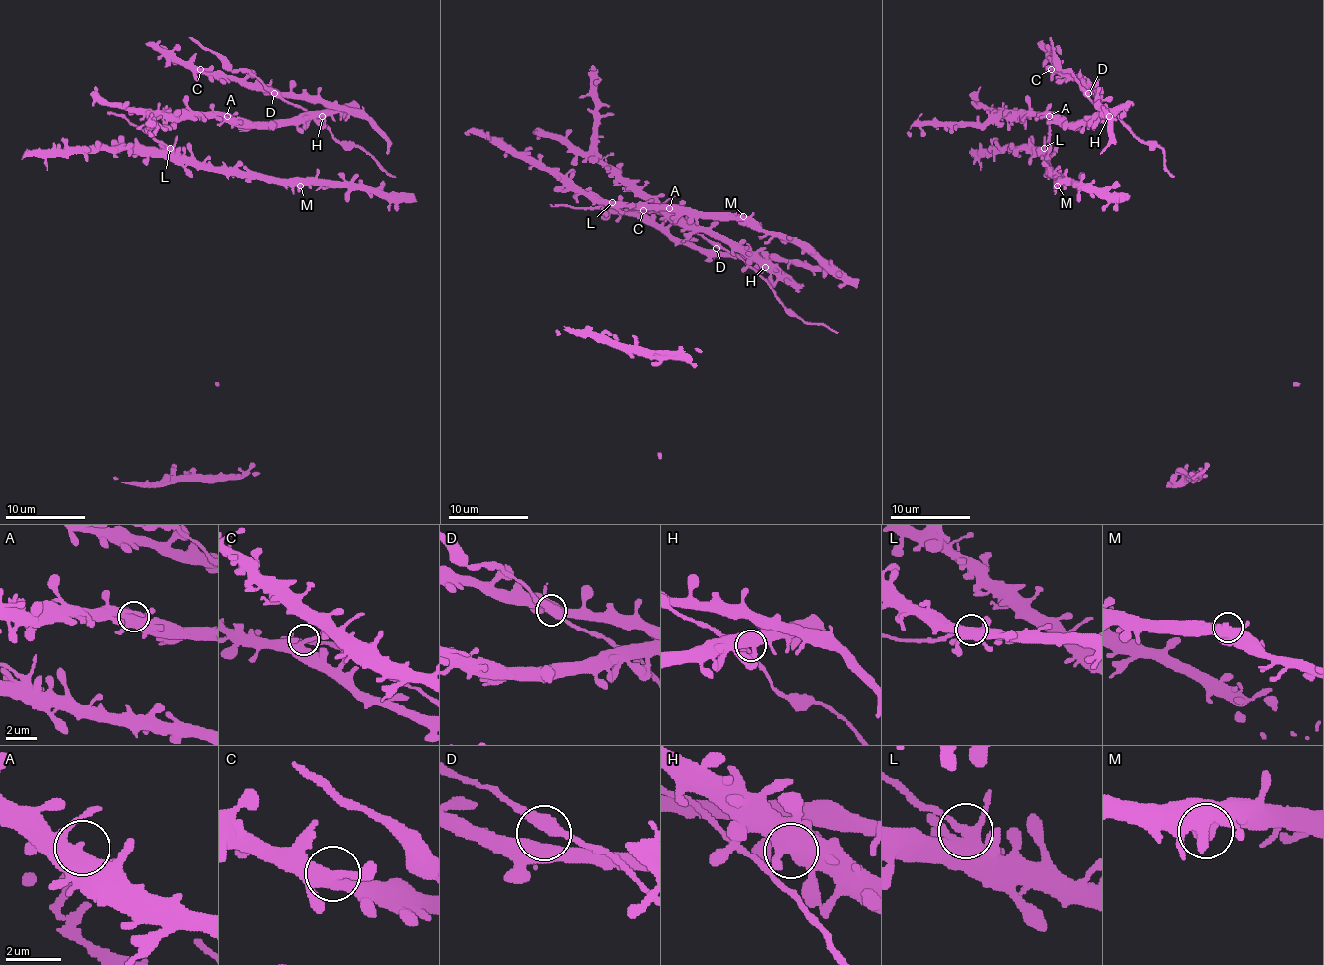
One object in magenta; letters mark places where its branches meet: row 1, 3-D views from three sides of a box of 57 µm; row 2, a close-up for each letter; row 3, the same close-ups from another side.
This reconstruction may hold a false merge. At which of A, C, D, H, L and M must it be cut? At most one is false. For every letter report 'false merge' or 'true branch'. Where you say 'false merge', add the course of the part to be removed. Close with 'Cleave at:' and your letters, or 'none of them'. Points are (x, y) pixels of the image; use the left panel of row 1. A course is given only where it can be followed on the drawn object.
A: true branch
C: true branch
D: true branch
H: true branch
L: false merge; foreign part runs (169, 148), (127, 120), (108, 112)
M: true branch
Cleave at: L

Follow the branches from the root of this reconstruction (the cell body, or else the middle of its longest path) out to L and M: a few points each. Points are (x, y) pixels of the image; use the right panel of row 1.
L: (1049, 168), (1047, 152), (1043, 148)
M: (1049, 168), (1055, 174), (1057, 185)

